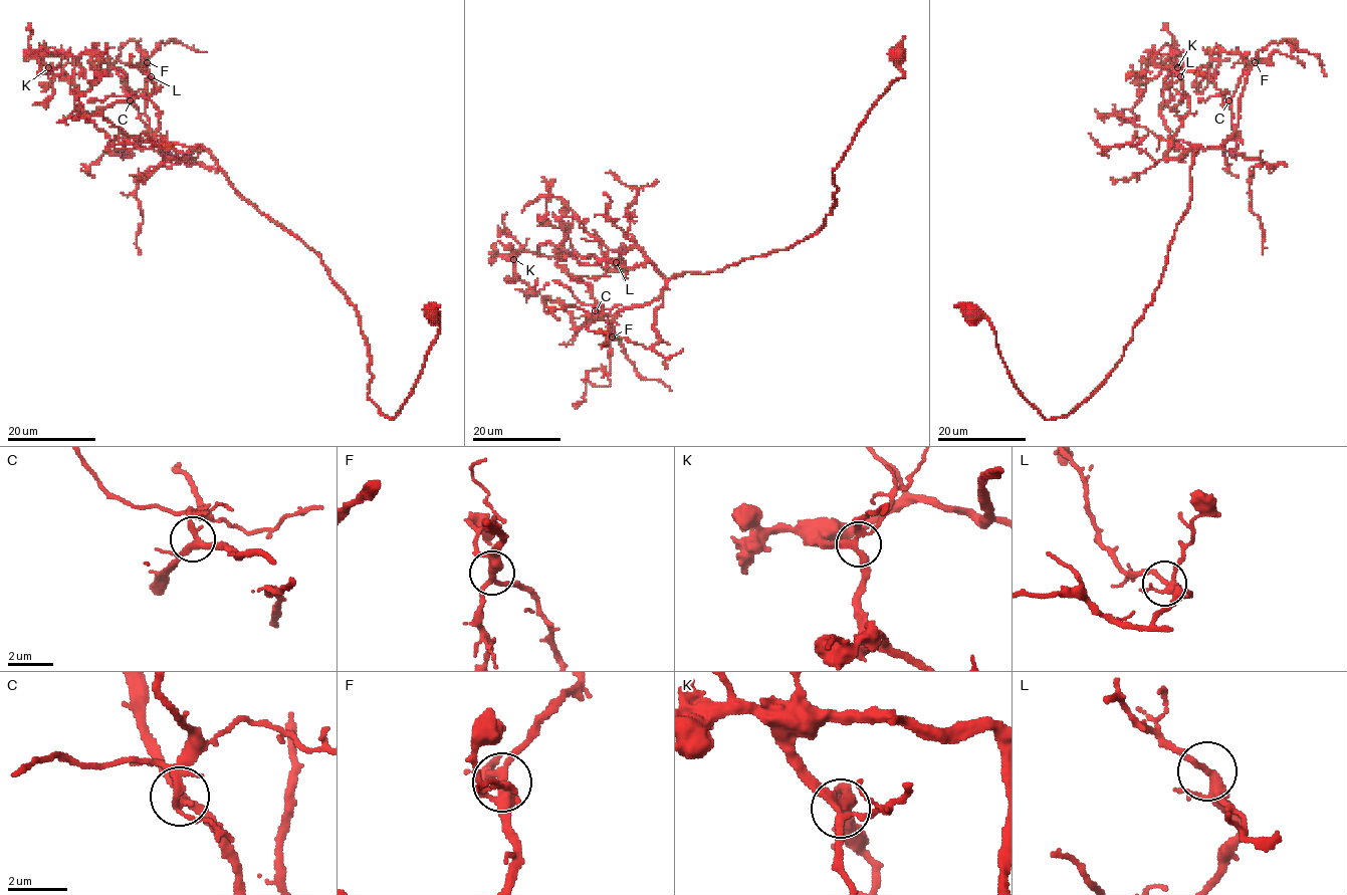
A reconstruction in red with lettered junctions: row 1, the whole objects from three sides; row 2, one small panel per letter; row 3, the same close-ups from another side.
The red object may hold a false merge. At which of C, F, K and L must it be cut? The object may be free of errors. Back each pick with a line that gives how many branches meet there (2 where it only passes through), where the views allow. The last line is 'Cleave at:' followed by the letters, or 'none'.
Cleave at: none

